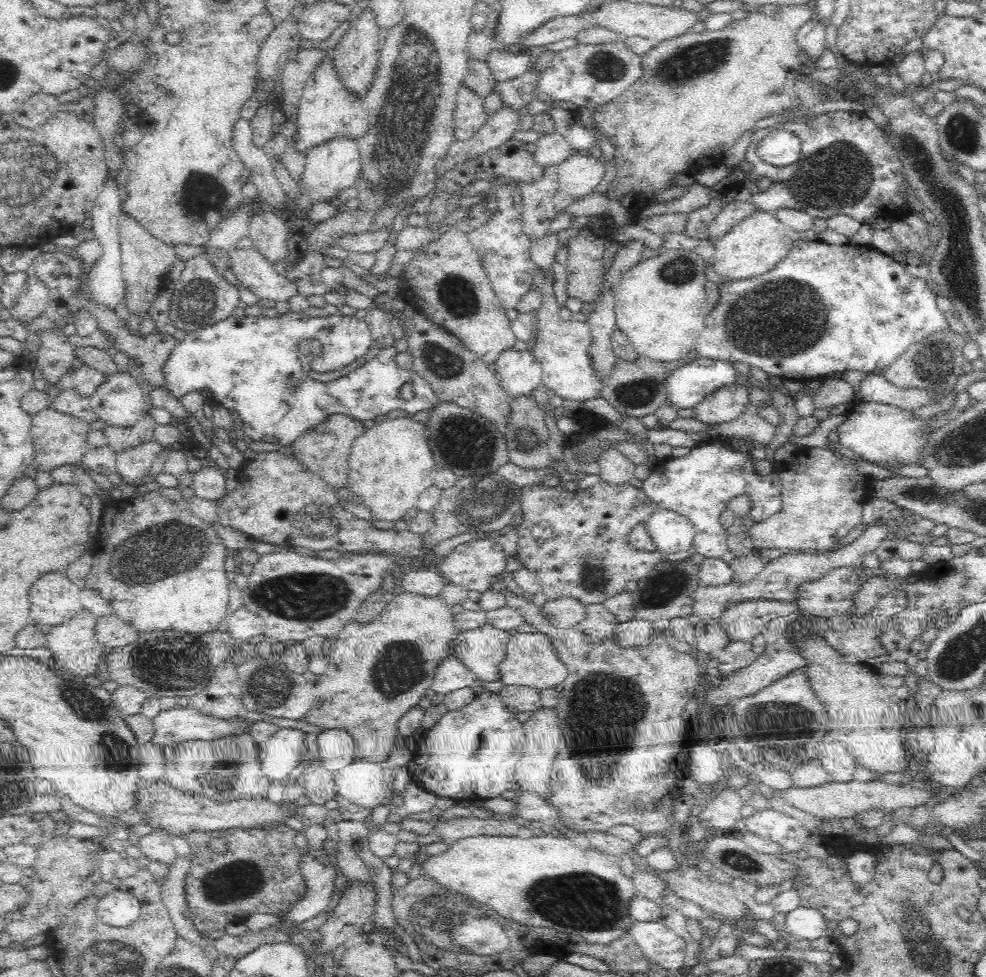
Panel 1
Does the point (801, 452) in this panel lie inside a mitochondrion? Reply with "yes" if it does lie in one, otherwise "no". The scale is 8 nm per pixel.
no

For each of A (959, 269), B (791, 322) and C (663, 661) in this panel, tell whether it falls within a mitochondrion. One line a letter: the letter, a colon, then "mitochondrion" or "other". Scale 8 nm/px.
A: mitochondrion
B: mitochondrion
C: other

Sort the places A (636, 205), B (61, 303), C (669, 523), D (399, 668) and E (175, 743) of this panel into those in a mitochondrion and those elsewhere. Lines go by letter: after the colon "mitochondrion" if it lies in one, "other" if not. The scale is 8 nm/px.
A: other
B: other
C: other
D: mitochondrion
E: other

